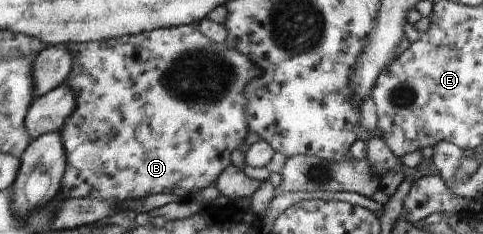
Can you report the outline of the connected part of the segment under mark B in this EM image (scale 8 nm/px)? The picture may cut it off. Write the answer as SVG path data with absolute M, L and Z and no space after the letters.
M191 22L187 25L180 25L170 28L157 28L150 32L141 32L137 35L123 35L103 41L77 42L66 44L73 55L73 69L67 75L67 85L71 87L75 95L75 108L73 113L65 119L59 139L63 139L63 149L67 155L67 169L63 173L60 195L64 198L91 197L91 199L103 199L103 201L128 201L129 199L141 199L155 193L175 193L179 199L188 199L199 193L204 187L209 187L219 178L221 171L229 166L231 162L231 151L233 149L245 148L245 137L249 133L247 125L247 97L245 87L257 77L257 67L251 63L249 57L239 53L227 40L223 43L215 43L207 39L201 31L199 24Z

